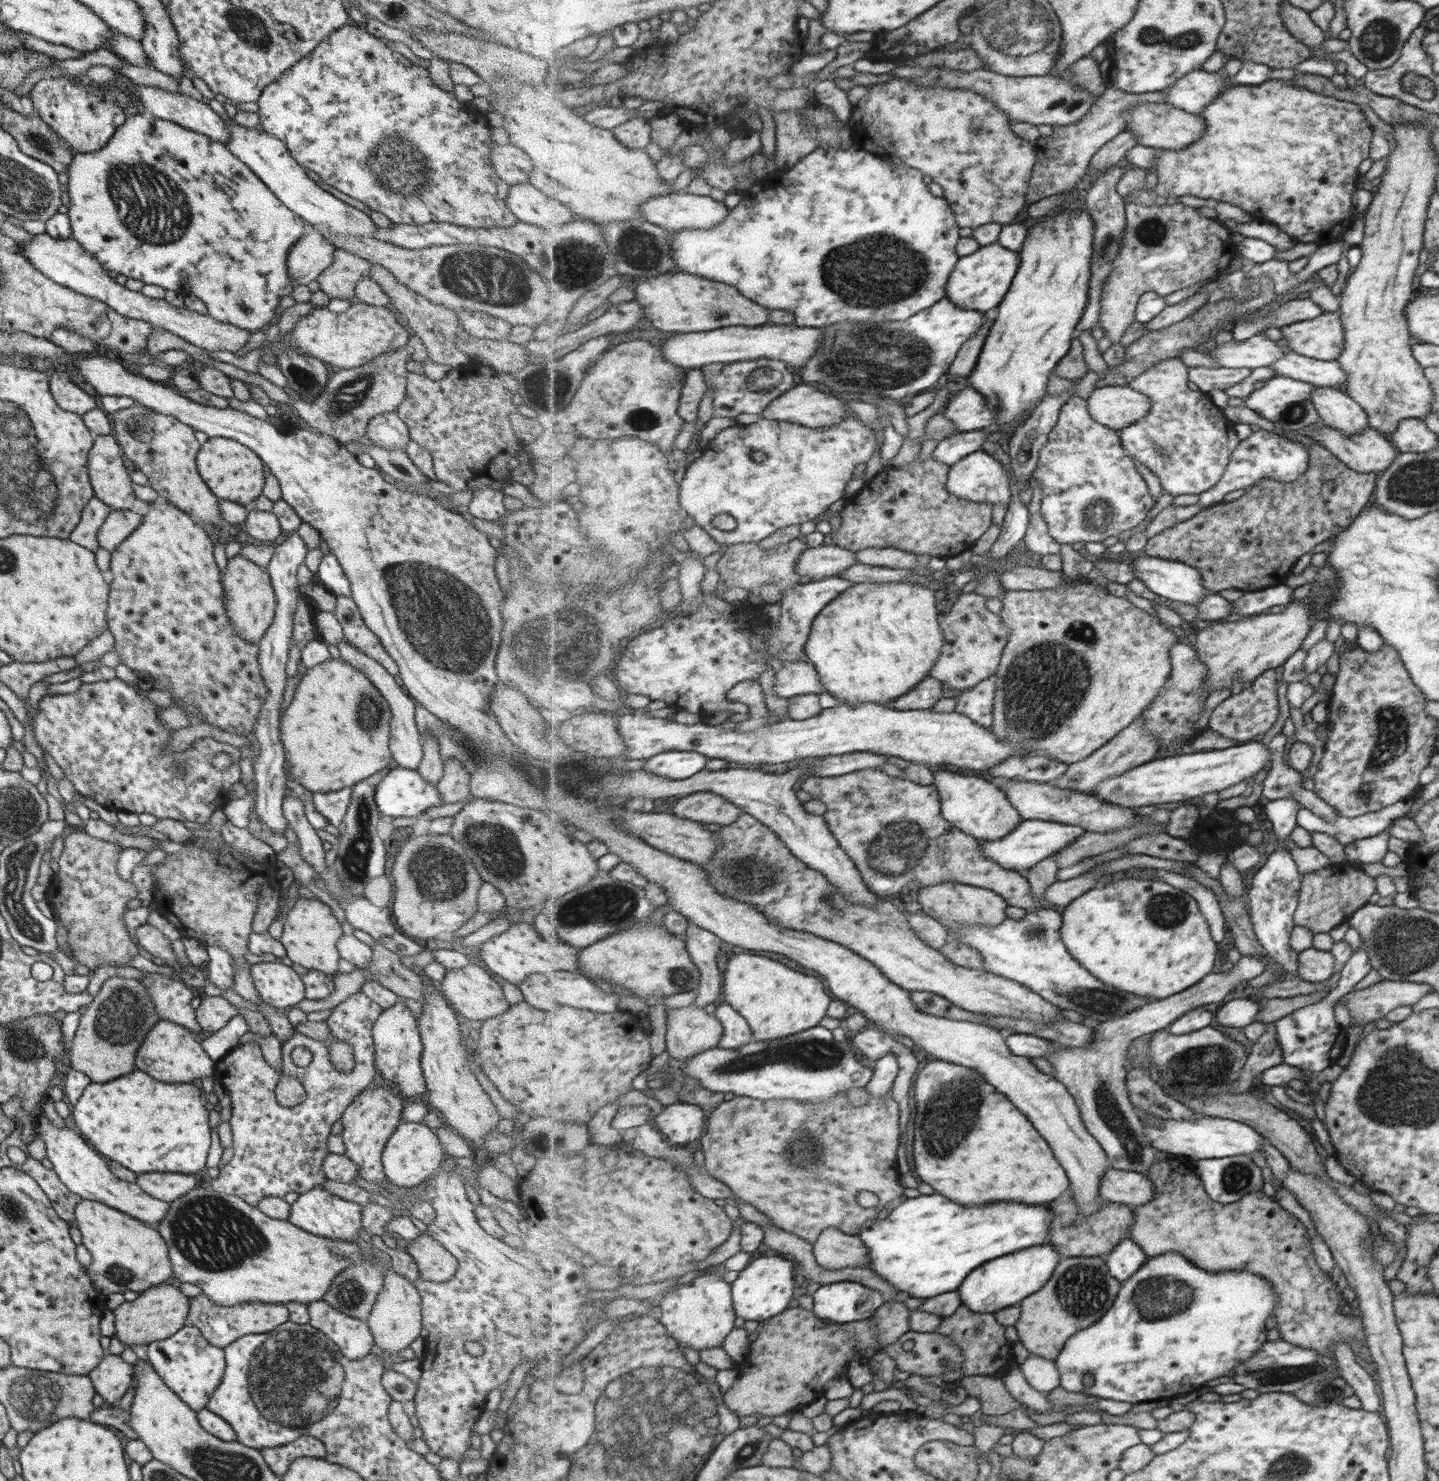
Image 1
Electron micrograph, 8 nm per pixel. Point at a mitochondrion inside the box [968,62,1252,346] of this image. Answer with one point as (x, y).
(1151, 232)

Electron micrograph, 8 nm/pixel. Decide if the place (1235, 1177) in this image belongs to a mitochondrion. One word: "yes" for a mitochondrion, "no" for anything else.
yes

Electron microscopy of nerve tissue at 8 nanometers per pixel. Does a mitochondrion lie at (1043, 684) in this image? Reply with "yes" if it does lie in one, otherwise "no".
yes

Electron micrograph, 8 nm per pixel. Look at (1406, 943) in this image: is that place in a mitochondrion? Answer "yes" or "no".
yes

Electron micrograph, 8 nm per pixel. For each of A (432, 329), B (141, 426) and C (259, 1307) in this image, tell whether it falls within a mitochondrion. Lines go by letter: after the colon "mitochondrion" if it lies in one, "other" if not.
A: other
B: mitochondrion
C: other

